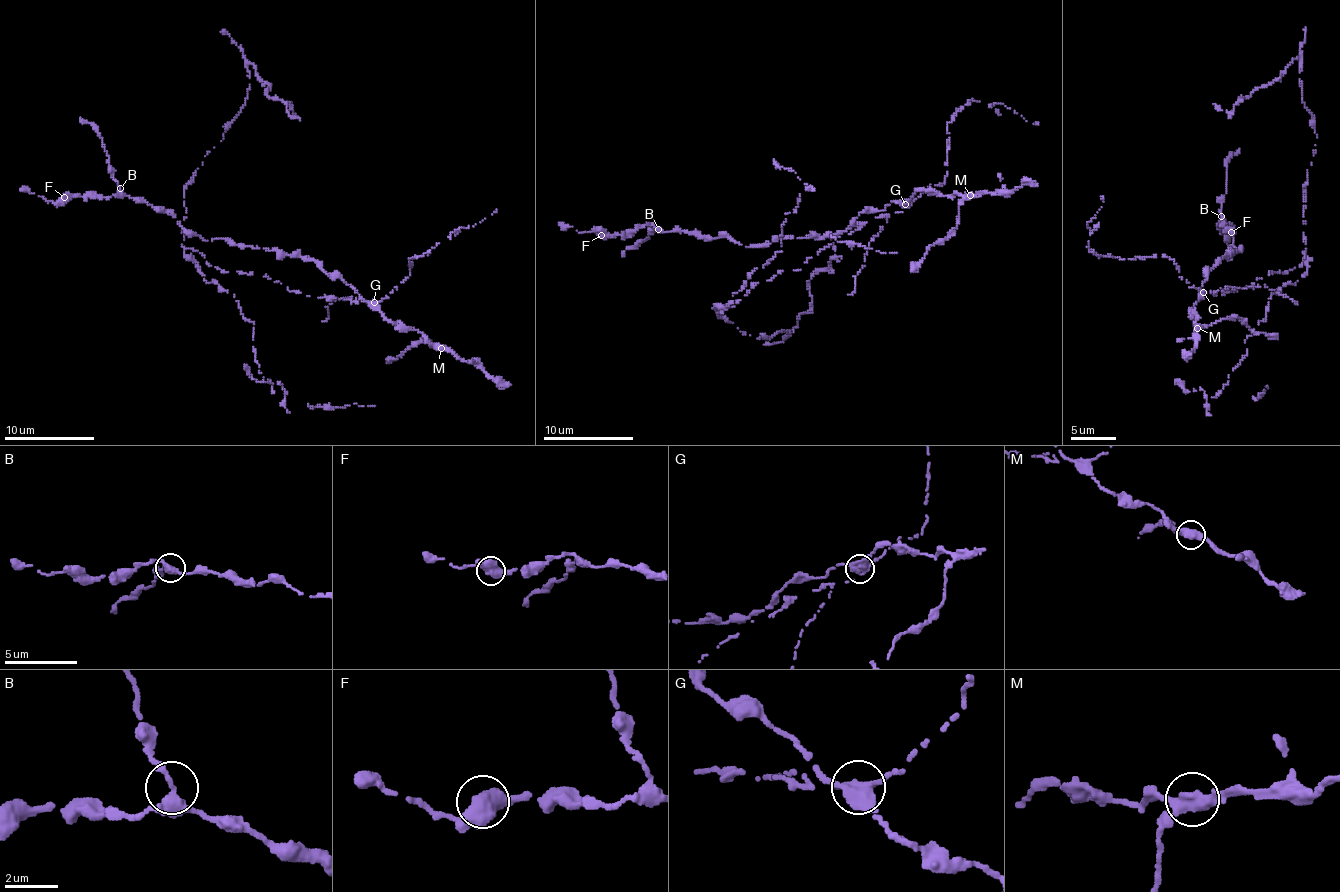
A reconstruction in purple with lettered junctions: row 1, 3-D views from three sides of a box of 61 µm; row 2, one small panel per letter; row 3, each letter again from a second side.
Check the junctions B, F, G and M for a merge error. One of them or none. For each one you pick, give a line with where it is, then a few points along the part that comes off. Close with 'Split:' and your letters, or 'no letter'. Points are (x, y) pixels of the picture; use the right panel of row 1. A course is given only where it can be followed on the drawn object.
G: (1203, 292)
Split: G

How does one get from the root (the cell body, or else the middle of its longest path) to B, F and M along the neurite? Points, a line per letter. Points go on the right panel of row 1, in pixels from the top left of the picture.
B: (1252, 285), (1234, 292), (1199, 291), (1208, 270), (1233, 251), (1243, 250), (1233, 247), (1234, 234), (1221, 216)
F: (1252, 285), (1199, 291), (1208, 270), (1243, 250), (1233, 247), (1225, 221), (1219, 224), (1231, 232)
M: (1252, 285), (1234, 292), (1224, 289), (1206, 292), (1191, 308), (1196, 314), (1197, 328)

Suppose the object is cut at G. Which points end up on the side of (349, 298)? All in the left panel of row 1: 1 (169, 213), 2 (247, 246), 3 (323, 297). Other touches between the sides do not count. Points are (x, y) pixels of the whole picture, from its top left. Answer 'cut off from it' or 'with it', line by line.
1: cut off from it
2: cut off from it
3: with it

